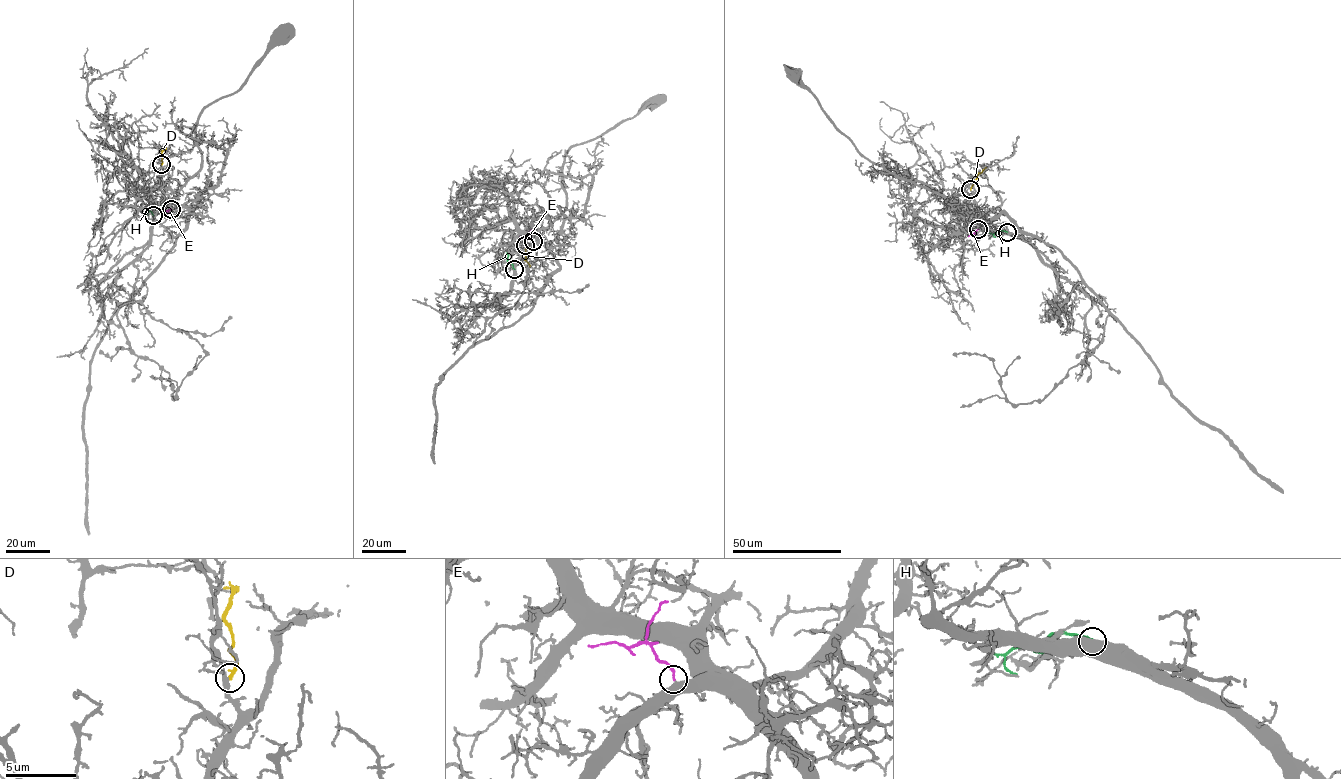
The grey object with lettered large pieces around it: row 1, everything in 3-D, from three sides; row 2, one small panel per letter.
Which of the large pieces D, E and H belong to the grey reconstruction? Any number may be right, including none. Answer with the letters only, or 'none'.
E

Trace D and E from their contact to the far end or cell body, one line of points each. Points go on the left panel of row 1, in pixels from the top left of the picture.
D: (161, 165), (161, 153), (165, 148)
E: (171, 209), (158, 209)

